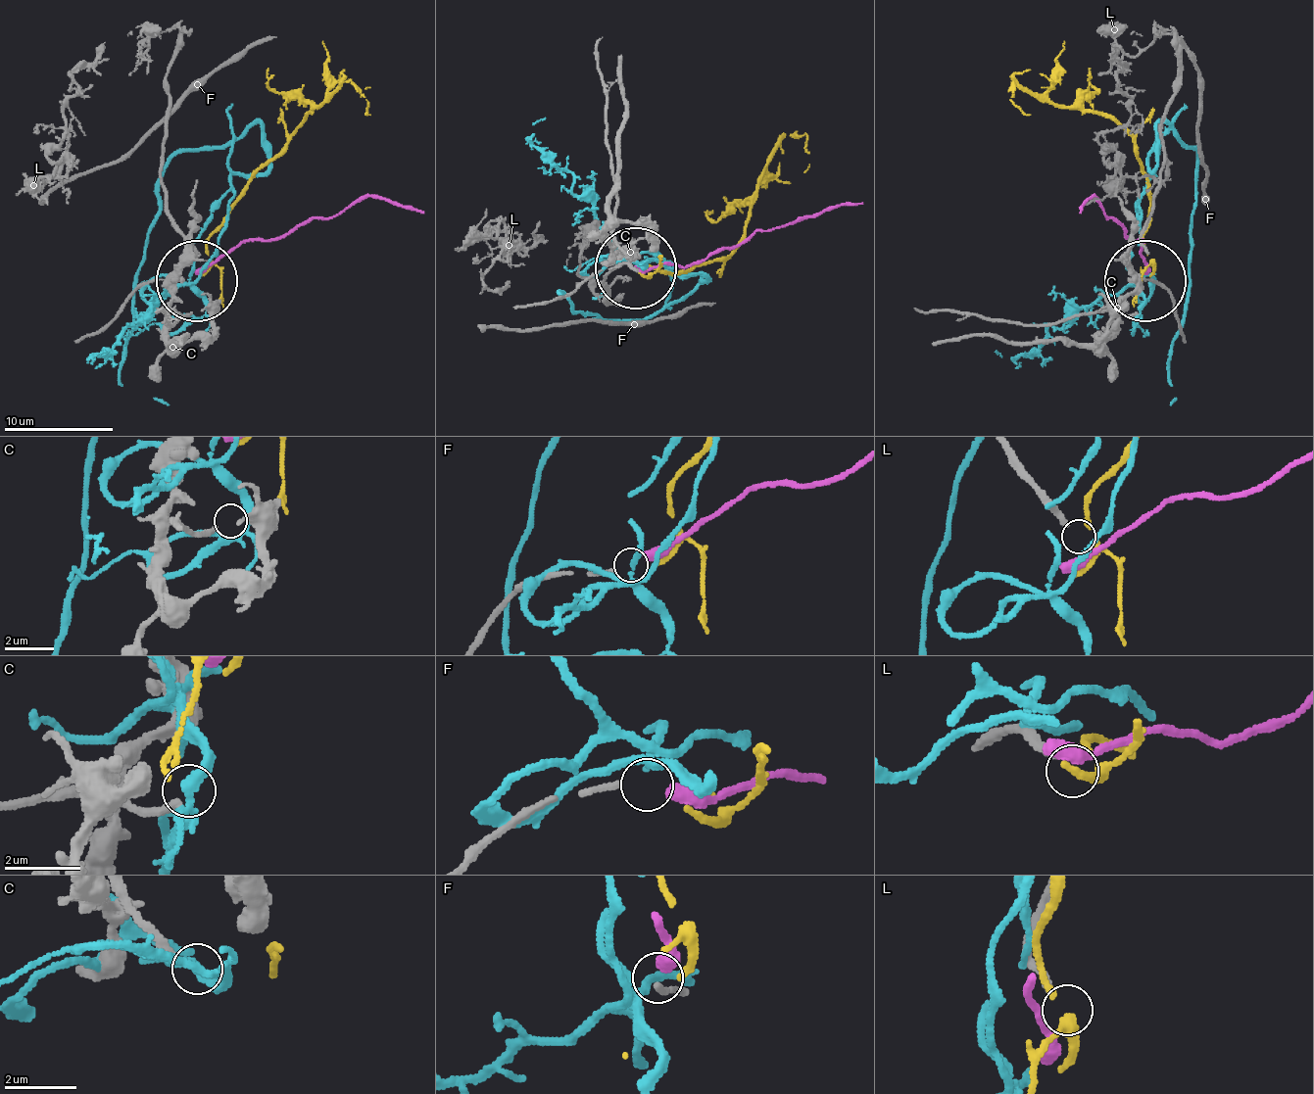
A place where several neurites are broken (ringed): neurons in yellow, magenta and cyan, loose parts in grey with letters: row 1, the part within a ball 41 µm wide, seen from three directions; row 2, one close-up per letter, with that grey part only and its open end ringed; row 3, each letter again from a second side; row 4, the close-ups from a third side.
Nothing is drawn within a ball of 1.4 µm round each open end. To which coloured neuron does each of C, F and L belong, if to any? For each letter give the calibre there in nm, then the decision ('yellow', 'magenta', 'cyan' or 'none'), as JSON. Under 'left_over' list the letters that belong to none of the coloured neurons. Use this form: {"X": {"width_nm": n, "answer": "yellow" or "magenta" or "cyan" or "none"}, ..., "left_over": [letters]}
{"C": {"width_nm": 240, "answer": "none"}, "F": {"width_nm": 140, "answer": "magenta"}, "L": {"width_nm": 220, "answer": "none"}, "left_over": ["C", "L"]}

